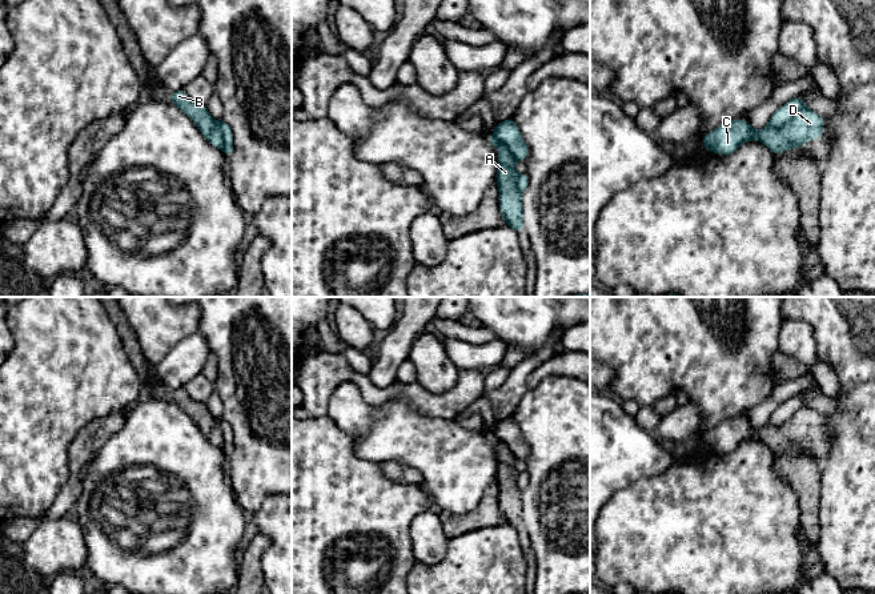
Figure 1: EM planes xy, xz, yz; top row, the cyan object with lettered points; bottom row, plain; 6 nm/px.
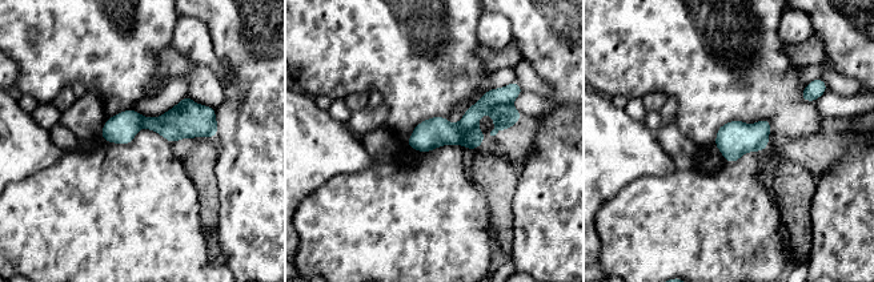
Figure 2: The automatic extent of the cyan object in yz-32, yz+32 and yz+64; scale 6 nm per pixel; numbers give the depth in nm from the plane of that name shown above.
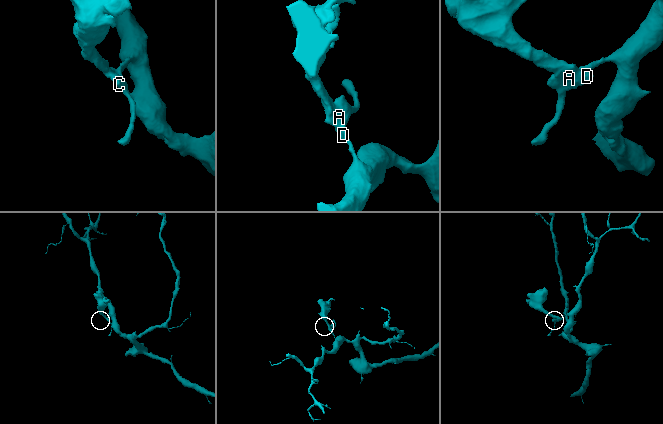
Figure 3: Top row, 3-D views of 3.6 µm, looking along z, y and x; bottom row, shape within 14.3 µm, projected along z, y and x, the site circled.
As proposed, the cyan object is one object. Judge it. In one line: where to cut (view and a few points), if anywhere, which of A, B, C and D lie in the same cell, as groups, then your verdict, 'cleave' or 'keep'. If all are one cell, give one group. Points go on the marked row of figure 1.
cut in yz along (806, 107), (801, 108), (782, 125), (767, 127); A B D / C; cleave

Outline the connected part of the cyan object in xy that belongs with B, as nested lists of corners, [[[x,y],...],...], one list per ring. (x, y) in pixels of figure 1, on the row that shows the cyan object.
[[[184,89],[170,93],[170,103],[194,121],[202,136],[216,148],[222,149],[222,132],[206,107],[192,101]]]

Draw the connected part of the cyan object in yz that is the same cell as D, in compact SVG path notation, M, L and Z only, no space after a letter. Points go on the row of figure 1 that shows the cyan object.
M807 108L800 109L780 128L764 127L754 131L756 140L762 141L775 156L786 149L798 149L806 141L819 139L823 133L824 117Z

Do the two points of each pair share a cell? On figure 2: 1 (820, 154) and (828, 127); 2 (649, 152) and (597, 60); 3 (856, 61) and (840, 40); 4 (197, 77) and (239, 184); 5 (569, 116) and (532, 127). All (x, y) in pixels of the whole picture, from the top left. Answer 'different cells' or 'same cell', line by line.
1: same cell
2: different cells
3: same cell
4: different cells
5: different cells

